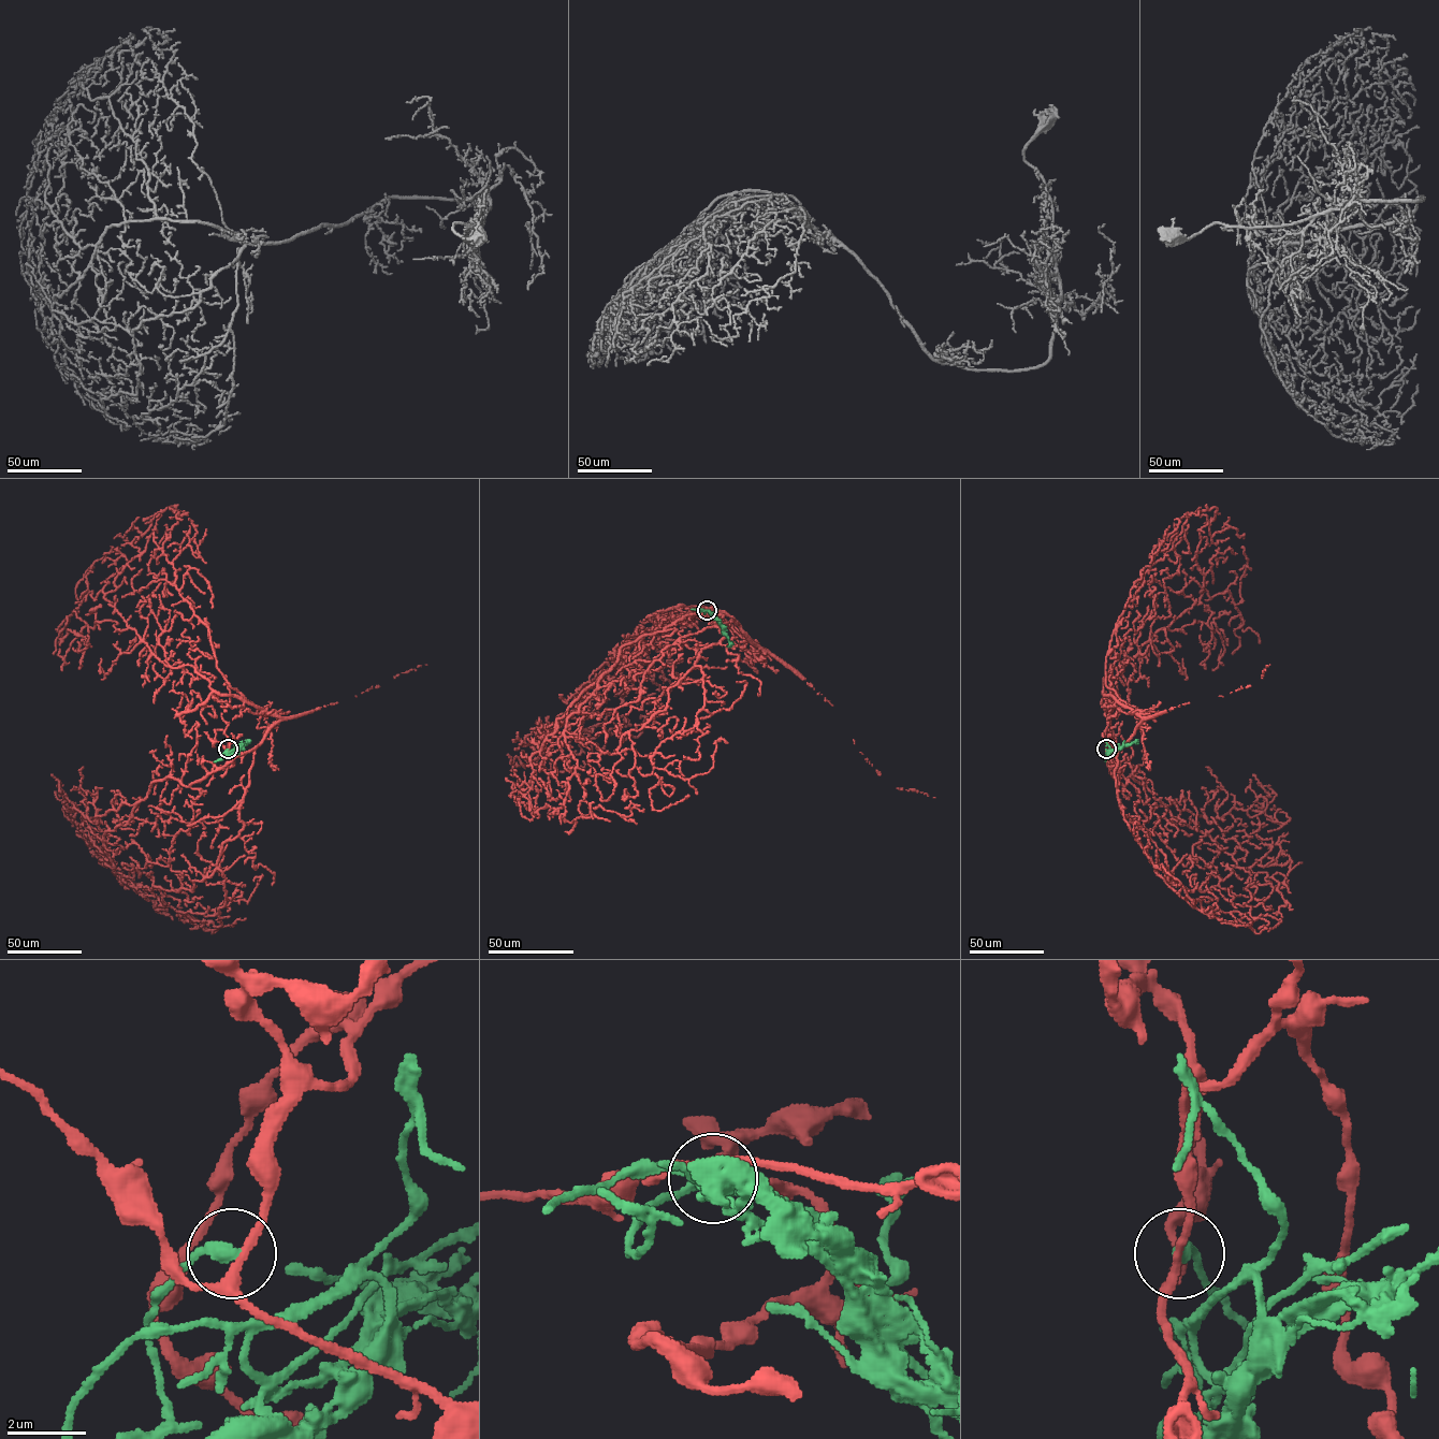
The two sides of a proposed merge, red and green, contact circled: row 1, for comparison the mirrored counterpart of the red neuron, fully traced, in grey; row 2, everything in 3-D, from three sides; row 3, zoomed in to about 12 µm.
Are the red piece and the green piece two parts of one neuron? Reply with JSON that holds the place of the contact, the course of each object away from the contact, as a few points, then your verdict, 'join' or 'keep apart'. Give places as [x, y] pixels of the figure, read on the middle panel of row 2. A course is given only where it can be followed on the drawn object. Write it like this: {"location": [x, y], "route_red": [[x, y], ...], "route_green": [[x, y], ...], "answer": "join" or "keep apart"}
{"location": [707, 610], "route_red": [[708, 610], [767, 651], [695, 609], [633, 679], [662, 715], [637, 737], [610, 728], [598, 759], [577, 767]], "route_green": [[707, 610], [703, 613], [706, 610], [713, 615], [732, 645]], "answer": "keep apart"}

